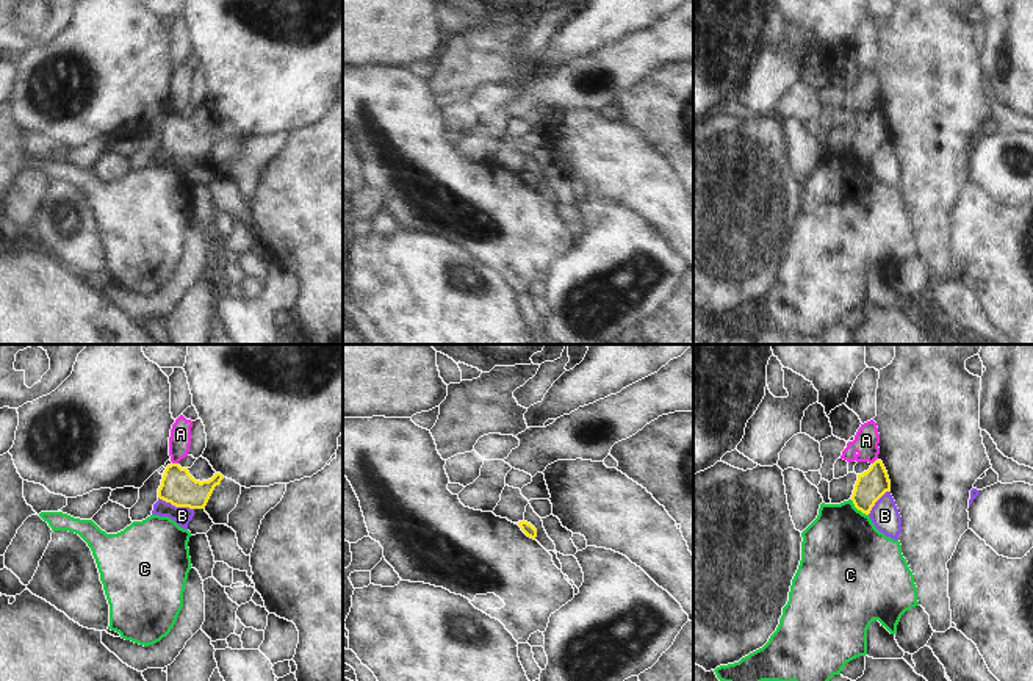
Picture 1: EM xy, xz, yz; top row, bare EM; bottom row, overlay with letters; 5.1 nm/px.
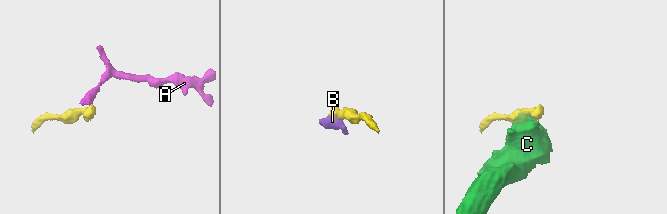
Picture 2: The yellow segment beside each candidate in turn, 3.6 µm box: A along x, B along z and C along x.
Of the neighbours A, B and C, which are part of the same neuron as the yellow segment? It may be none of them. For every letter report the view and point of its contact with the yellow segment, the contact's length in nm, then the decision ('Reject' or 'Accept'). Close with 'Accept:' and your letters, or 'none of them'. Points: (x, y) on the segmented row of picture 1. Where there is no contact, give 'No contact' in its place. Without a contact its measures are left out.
A: Touches yellow at xy (176, 464). Shared border 30 nm. Reject
B: Touches yellow at xy (176, 506). Shared border 200 nm. Reject
C: Touches yellow at yz (858, 509). Shared border 130 nm. Reject
Accept: none of them.

